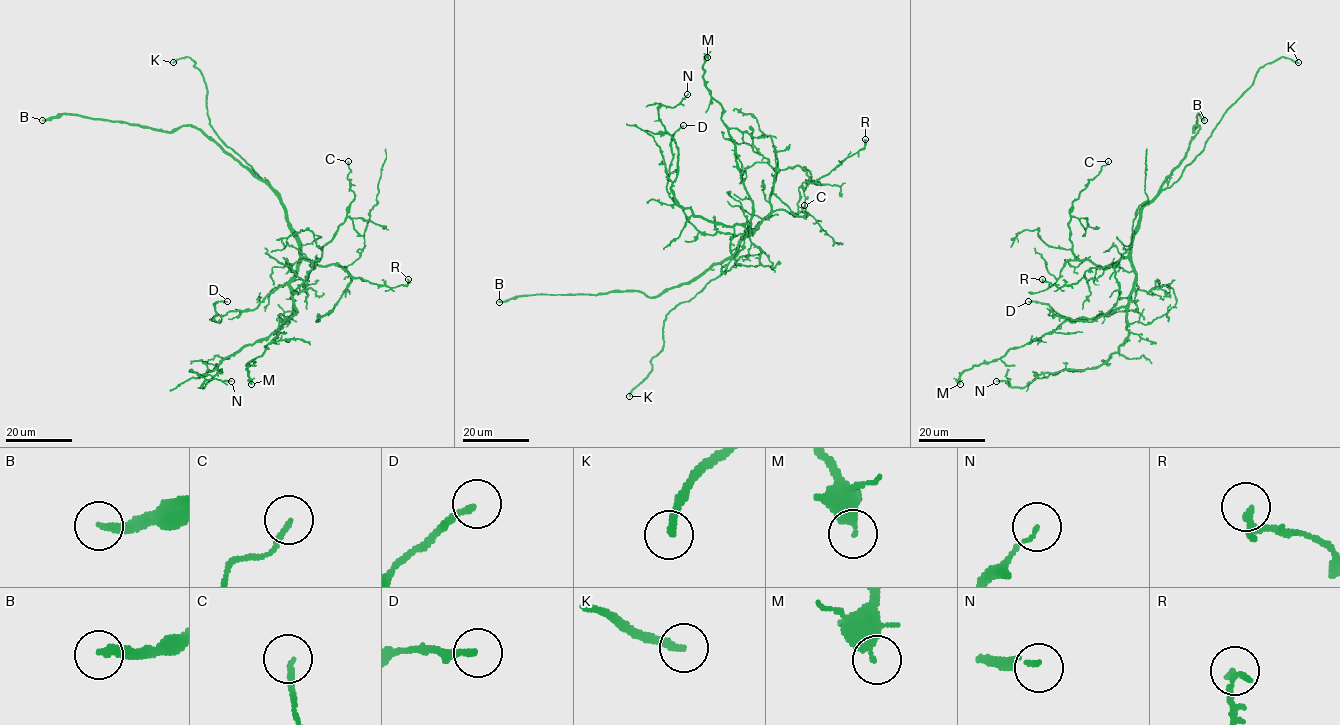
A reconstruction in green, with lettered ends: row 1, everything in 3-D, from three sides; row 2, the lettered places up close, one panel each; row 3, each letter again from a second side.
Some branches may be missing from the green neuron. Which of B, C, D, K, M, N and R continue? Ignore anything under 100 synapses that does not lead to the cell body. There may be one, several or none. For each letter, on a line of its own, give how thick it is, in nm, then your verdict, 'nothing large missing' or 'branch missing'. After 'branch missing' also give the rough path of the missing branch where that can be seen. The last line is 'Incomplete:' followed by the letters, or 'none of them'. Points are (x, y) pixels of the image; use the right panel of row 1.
B: 280 nm | branch missing | (1204, 120), (1209, 119), (1209, 151), (1200, 151), (1149, 223), (1136, 227), (1114, 221), (1039, 225)
C: 150 nm | nothing large missing
D: 200 nm | nothing large missing
K: 240 nm | branch missing
M: 340 nm | nothing large missing
N: 100 nm | nothing large missing
R: 200 nm | nothing large missing
Incomplete: B, K

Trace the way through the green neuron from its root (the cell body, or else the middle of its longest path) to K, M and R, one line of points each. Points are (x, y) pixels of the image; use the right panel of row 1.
K: (1133, 236), (1142, 209), (1170, 187), (1203, 149), (1224, 112), (1253, 83), (1257, 71), (1281, 57), (1298, 62)
M: (1133, 236), (1131, 265), (1135, 281), (1125, 305), (1095, 317), (1065, 320), (1037, 340), (965, 370), (960, 384)
R: (1133, 236), (1129, 253), (1114, 267), (1090, 267), (1085, 277), (1060, 287), (1042, 279)

